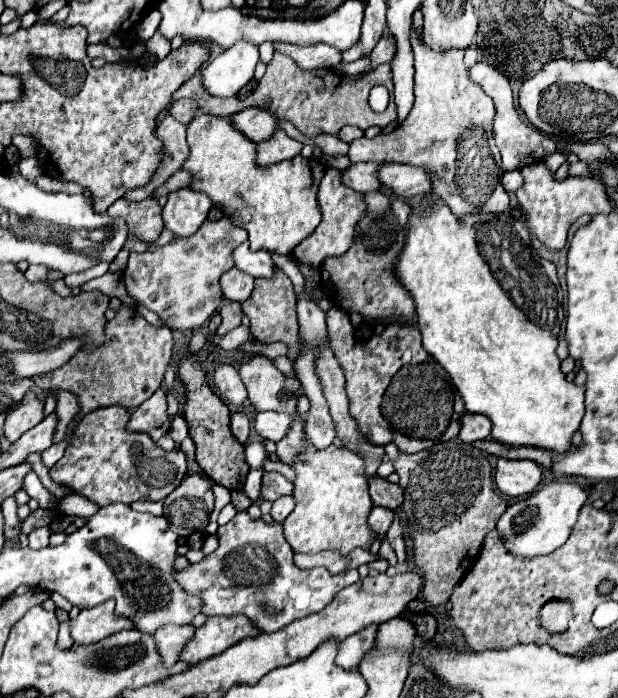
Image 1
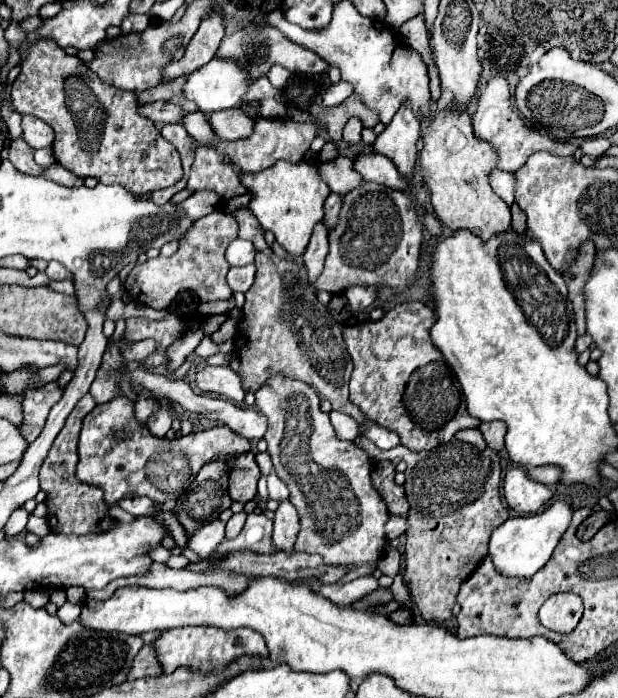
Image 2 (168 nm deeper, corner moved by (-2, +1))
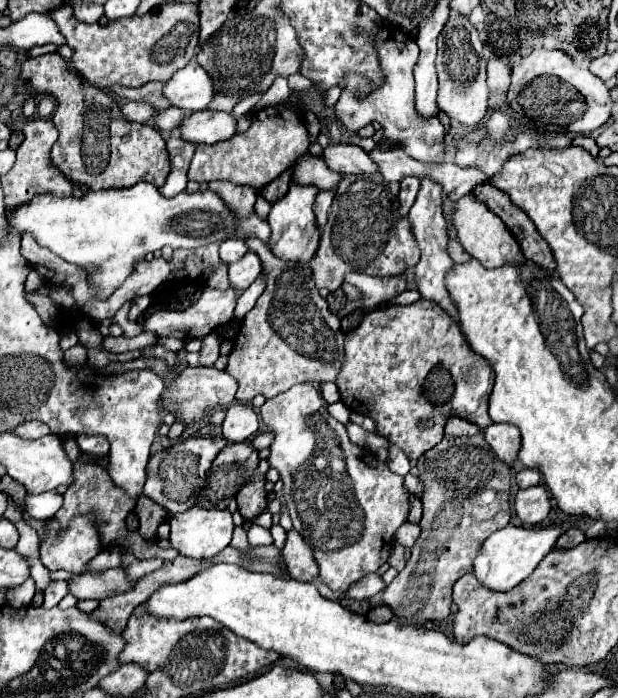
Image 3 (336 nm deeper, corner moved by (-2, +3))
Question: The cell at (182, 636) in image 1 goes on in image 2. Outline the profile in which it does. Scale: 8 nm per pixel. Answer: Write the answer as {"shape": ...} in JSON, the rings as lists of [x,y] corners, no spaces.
{"shape":[[[145,645],[139,655],[135,655],[135,663],[131,665],[131,671],[127,673],[127,681],[149,677],[149,675],[161,675],[163,669],[155,657],[155,649],[151,645]]]}

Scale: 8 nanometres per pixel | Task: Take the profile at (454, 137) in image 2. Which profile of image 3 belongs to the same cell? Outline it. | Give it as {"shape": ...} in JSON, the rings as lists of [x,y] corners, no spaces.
{"shape":[[[467,193],[467,195],[463,195],[461,199],[455,201],[455,207],[453,207],[453,213],[451,213],[451,221],[453,221],[457,239],[463,245],[463,249],[471,257],[481,261],[483,267],[495,267],[495,265],[503,265],[503,263],[509,263],[509,261],[519,261],[517,255],[521,255],[521,249],[519,249],[515,237],[511,235],[511,231],[473,193]]]}

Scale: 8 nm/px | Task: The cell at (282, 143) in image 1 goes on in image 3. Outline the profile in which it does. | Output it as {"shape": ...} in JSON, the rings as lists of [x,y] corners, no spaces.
{"shape":[[[291,105],[267,107],[255,115],[255,121],[245,133],[239,133],[227,141],[213,145],[199,143],[193,155],[191,167],[187,171],[189,181],[209,183],[209,181],[231,181],[235,185],[247,185],[255,191],[269,185],[285,169],[289,169],[301,155],[309,149],[307,127],[303,119],[295,113]]]}

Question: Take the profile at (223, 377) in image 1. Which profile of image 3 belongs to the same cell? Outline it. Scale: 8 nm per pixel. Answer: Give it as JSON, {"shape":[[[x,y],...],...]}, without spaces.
{"shape":[[[187,367],[165,389],[161,403],[169,411],[175,411],[185,425],[189,425],[193,421],[205,419],[209,409],[231,405],[235,401],[235,393],[237,393],[237,381],[227,371],[219,371],[215,367]]]}

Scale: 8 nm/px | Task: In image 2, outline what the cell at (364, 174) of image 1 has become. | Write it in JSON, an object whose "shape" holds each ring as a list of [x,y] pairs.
{"shape":[[[335,157],[333,161],[319,163],[319,175],[333,193],[347,193],[363,183],[359,173],[353,169],[353,159]]]}

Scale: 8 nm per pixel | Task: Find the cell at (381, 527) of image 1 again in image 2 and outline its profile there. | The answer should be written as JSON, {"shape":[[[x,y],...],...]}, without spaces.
{"shape":[[[391,515],[389,521],[387,521],[387,525],[385,525],[385,529],[387,529],[387,537],[391,541],[393,539],[399,539],[407,531],[407,519],[405,517],[397,517],[397,515]]]}

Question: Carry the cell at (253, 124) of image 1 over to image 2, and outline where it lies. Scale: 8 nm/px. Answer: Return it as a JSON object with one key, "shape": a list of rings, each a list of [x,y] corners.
{"shape":[[[227,109],[227,111],[211,113],[209,125],[219,139],[237,141],[237,139],[243,139],[253,133],[255,121],[251,117],[247,117],[241,109]]]}

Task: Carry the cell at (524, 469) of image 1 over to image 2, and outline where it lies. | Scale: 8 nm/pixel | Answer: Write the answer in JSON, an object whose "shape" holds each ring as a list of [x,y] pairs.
{"shape":[[[521,467],[507,471],[505,483],[503,483],[503,493],[505,493],[507,505],[513,511],[517,511],[519,515],[537,513],[553,497],[553,493],[547,485],[531,481],[525,475],[525,469],[521,469]]]}

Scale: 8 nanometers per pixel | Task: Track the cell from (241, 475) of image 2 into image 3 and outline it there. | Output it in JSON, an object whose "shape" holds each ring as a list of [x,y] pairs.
{"shape":[[[261,475],[253,477],[245,487],[239,489],[235,499],[237,499],[237,505],[239,505],[239,513],[247,521],[251,521],[255,515],[259,515],[259,511],[263,511],[267,507],[265,477],[261,477]]]}

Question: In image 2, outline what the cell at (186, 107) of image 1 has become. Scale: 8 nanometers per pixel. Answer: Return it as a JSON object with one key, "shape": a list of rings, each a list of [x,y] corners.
{"shape":[[[147,103],[147,105],[141,105],[139,107],[139,113],[145,115],[147,119],[151,119],[153,123],[179,123],[183,119],[183,109],[179,105],[173,105],[173,103]]]}

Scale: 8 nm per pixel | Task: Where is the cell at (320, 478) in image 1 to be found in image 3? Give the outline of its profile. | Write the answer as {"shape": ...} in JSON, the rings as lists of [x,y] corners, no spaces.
{"shape":[[[297,383],[289,391],[267,399],[261,407],[261,419],[273,433],[267,461],[279,471],[285,483],[283,497],[289,505],[293,527],[313,549],[313,557],[319,565],[319,579],[331,589],[345,591],[363,575],[375,573],[391,553],[395,529],[407,521],[409,493],[403,489],[403,477],[393,473],[387,463],[377,463],[365,449],[349,441],[345,425],[327,413],[321,391],[317,391],[313,383]]]}

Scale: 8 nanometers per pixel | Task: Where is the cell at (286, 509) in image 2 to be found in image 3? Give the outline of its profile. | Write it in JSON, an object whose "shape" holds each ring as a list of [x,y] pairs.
{"shape":[[[295,529],[287,531],[287,541],[285,541],[285,547],[281,549],[281,553],[285,559],[287,571],[291,573],[293,579],[313,581],[319,575],[319,569],[315,565],[309,545],[303,541],[303,537]]]}

